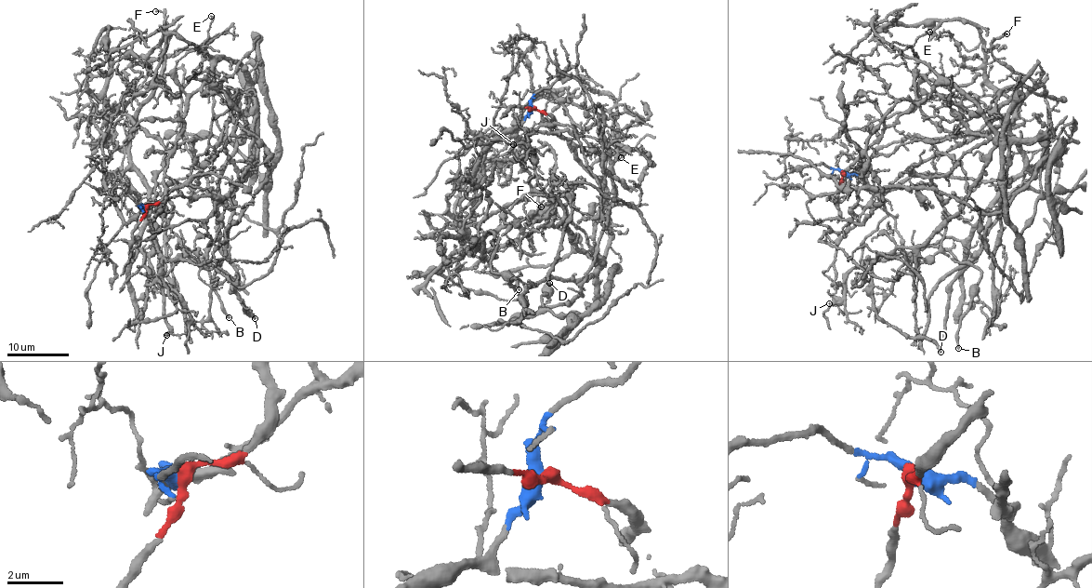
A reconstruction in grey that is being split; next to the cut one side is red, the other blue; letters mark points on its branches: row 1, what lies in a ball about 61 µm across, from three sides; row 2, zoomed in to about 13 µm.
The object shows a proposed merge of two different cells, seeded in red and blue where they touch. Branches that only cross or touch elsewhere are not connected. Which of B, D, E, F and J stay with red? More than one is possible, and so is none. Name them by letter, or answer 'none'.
B, D, E

